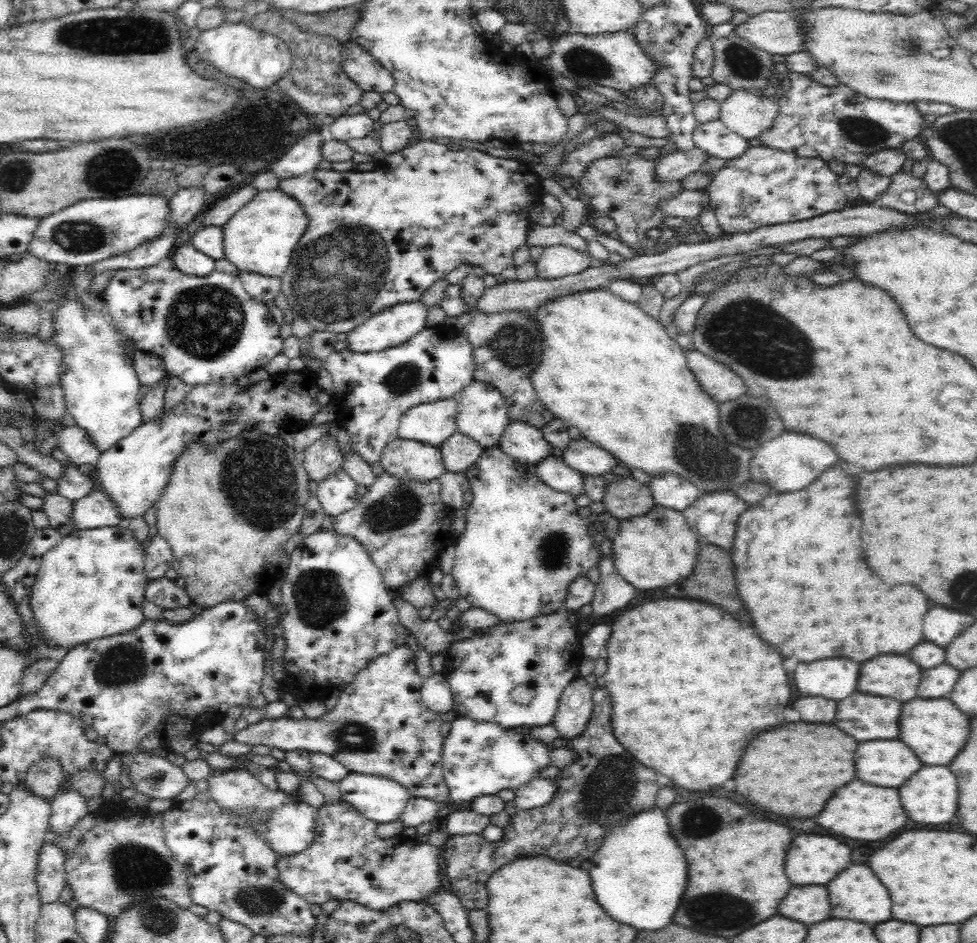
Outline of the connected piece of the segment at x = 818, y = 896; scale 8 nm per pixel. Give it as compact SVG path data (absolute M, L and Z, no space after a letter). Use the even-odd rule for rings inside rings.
M796 886L778 906L780 916L802 922L816 924L830 918L828 892L824 886Z

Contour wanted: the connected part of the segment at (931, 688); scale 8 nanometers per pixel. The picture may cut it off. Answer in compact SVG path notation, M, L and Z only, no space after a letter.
M946 662L934 668L922 669L918 696L920 698L942 698L944 694L952 690L960 674L961 671Z

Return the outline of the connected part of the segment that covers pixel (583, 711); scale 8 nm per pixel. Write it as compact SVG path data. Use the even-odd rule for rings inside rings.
M574 679L562 693L551 724L561 738L573 739L584 732L592 712L592 686Z

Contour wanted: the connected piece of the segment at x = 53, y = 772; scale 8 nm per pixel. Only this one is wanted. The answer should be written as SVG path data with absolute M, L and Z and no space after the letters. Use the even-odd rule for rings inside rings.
M40 760L28 770L27 777L21 786L35 798L49 801L58 794L64 784L63 771L55 760Z

